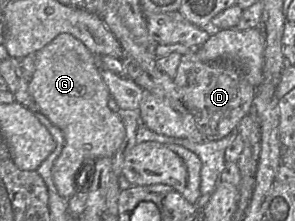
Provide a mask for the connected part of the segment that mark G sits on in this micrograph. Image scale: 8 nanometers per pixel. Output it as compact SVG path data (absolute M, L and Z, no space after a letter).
M62 33L35 55L29 93L39 111L63 132L65 143L54 162L52 176L58 194L69 200L78 186L83 186L83 177L87 182L90 171L86 169L95 167L95 160L115 155L125 138L125 127L120 116L108 107L111 95L95 66L94 54L80 40Z

